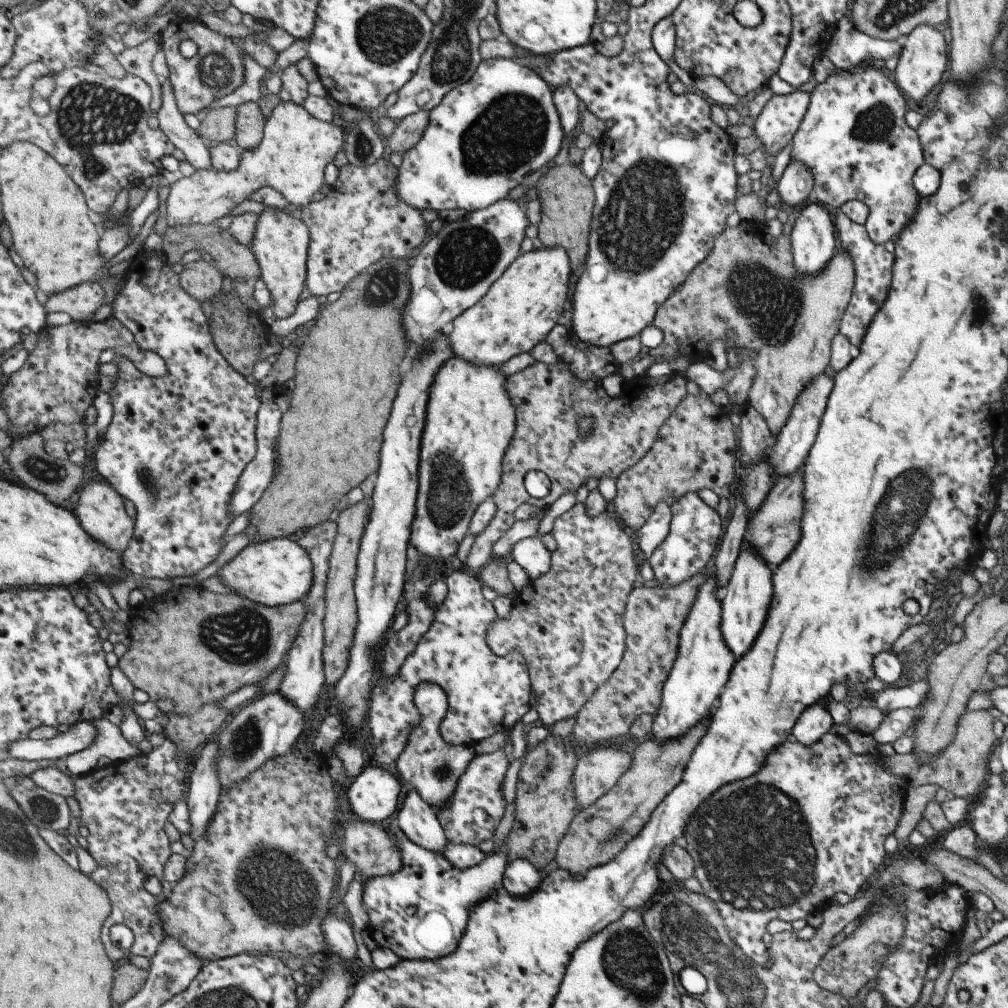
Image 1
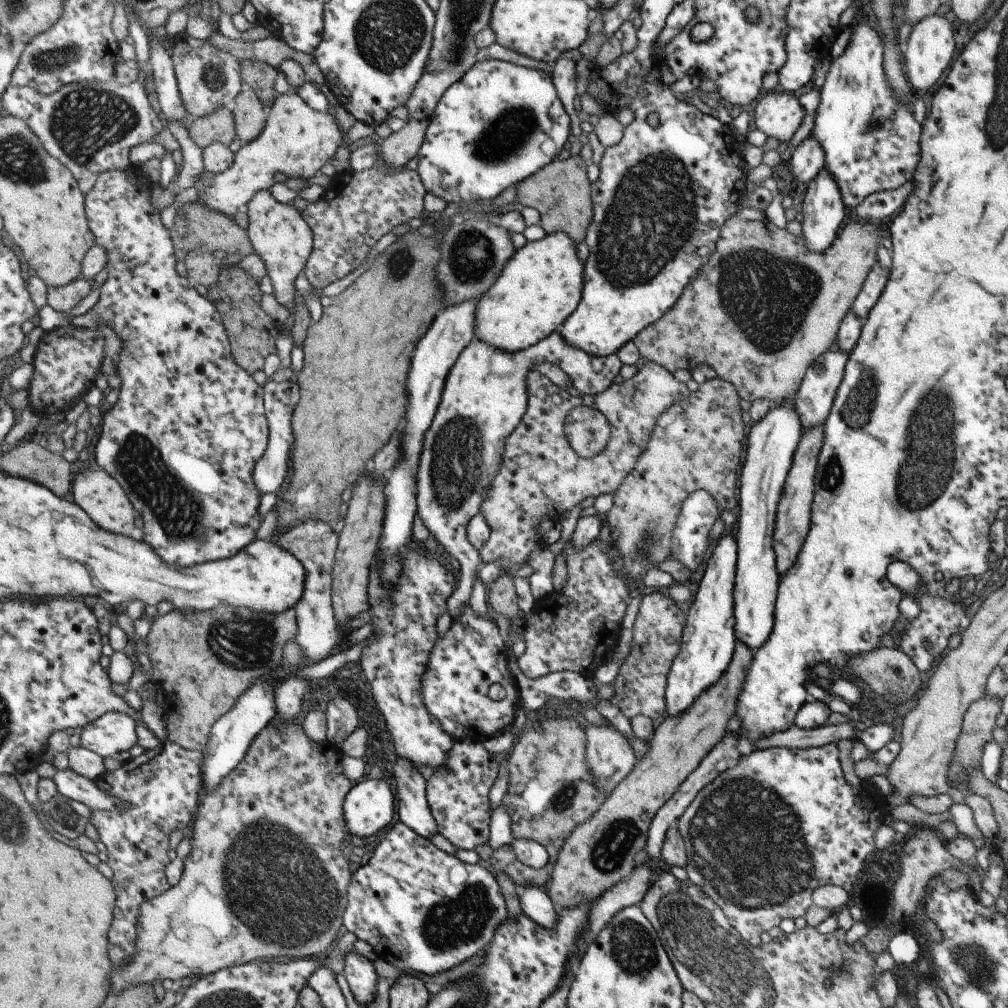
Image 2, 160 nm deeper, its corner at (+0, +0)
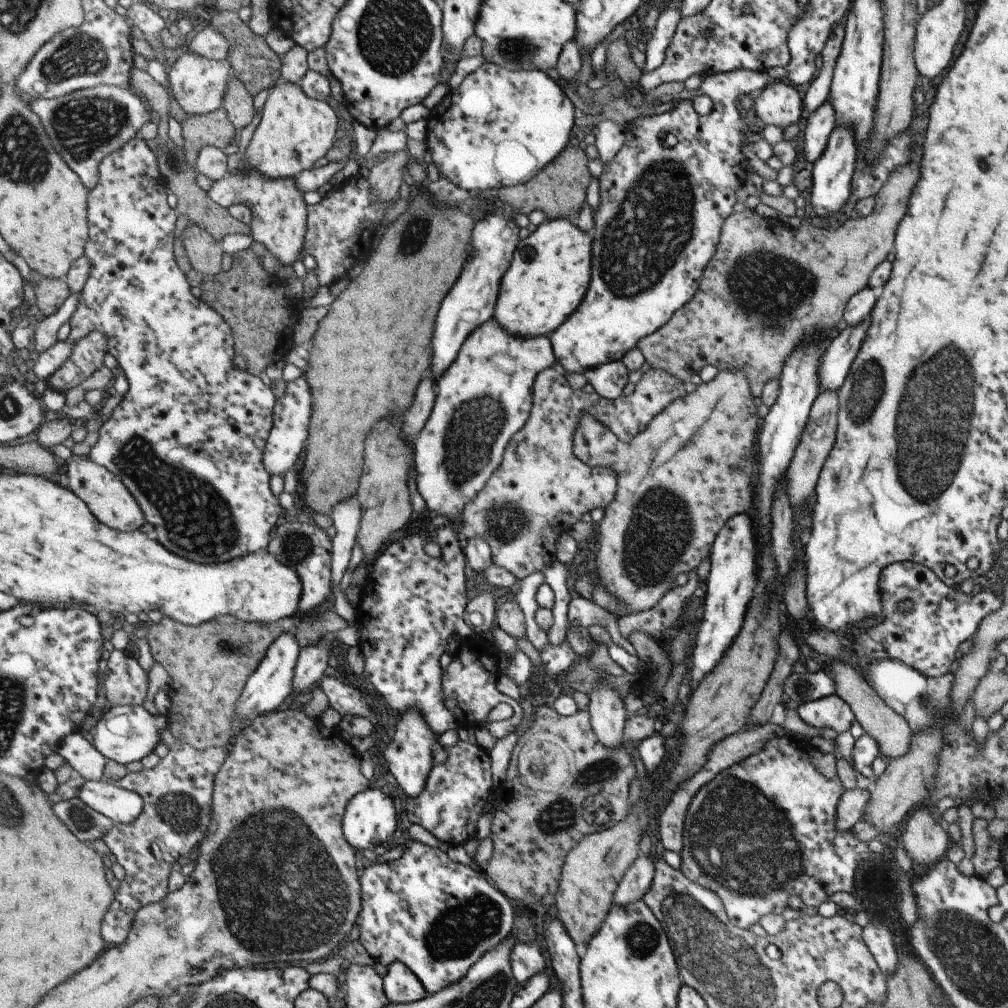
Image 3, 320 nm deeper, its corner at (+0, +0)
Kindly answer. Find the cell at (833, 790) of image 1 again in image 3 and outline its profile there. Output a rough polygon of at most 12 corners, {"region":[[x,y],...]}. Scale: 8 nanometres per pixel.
{"region":[[771,737],[693,795],[681,874],[749,930],[850,892],[836,759]]}

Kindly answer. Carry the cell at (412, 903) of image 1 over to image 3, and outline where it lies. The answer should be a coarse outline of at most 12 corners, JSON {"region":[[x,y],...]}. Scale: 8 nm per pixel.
{"region":[[410,840],[364,870],[359,941],[435,995],[511,936],[483,871]]}

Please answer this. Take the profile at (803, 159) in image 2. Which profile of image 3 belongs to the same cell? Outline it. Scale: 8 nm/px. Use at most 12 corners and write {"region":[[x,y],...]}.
{"region":[[829,99],[814,108],[803,128],[805,160],[824,151],[836,116]]}

